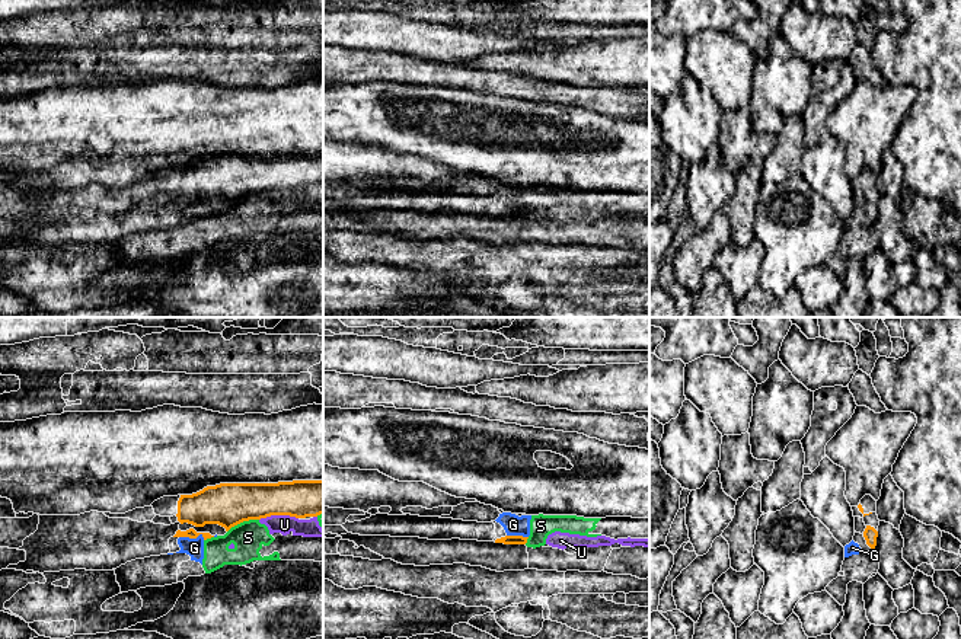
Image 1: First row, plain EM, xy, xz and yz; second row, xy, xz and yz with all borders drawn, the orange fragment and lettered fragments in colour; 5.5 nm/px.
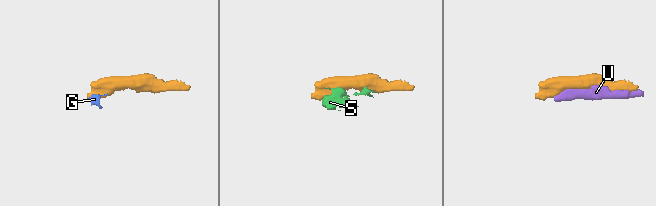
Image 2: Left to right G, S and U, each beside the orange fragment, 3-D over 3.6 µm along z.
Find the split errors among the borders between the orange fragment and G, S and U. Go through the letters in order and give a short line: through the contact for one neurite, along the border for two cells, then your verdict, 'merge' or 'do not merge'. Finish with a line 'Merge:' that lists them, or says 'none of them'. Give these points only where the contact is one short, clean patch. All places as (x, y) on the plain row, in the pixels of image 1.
G: line xy (179, 210), (197, 211), (200, 208), (204, 213); do not merge
S: do not merge
U: do not merge
Merge: none of them

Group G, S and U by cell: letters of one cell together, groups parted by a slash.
G S U

